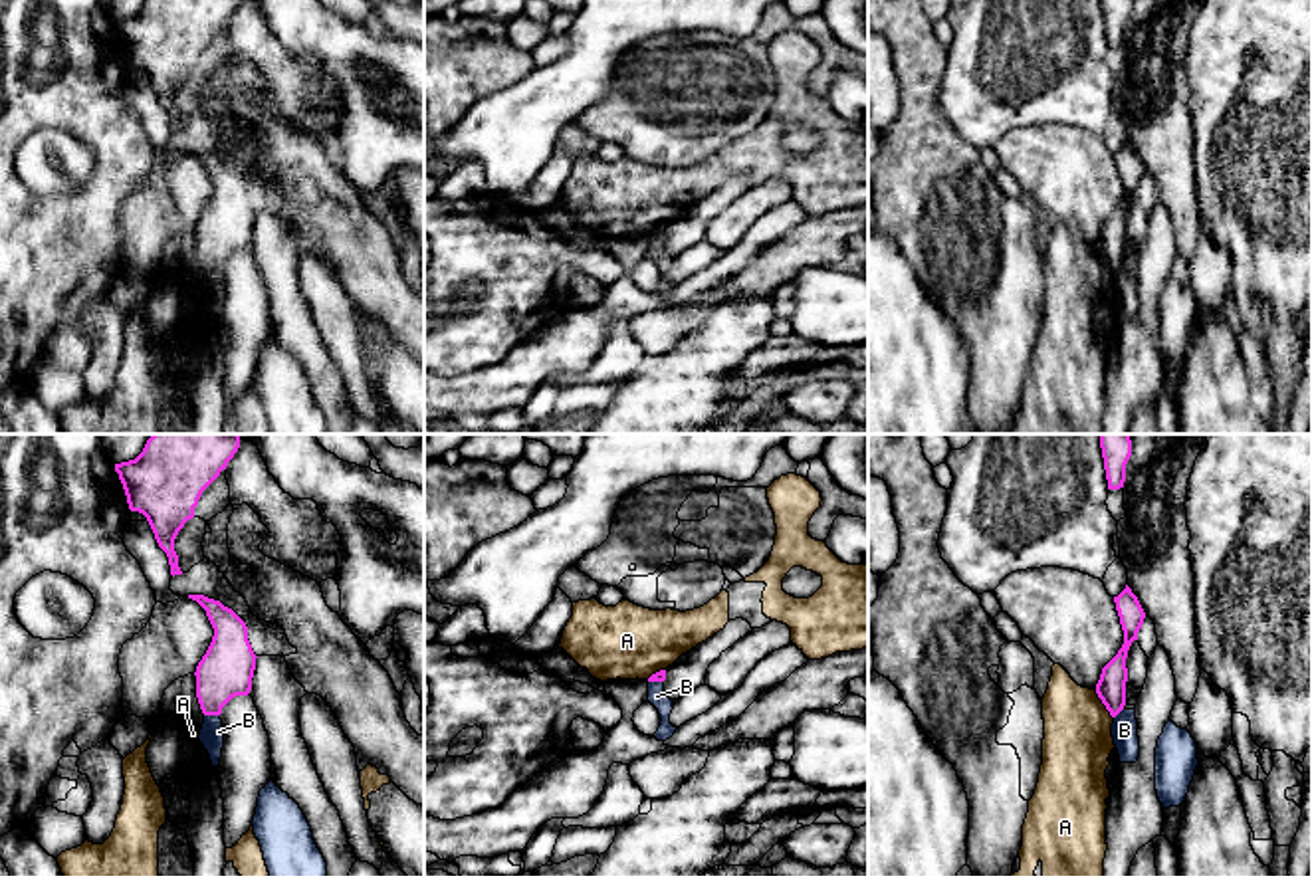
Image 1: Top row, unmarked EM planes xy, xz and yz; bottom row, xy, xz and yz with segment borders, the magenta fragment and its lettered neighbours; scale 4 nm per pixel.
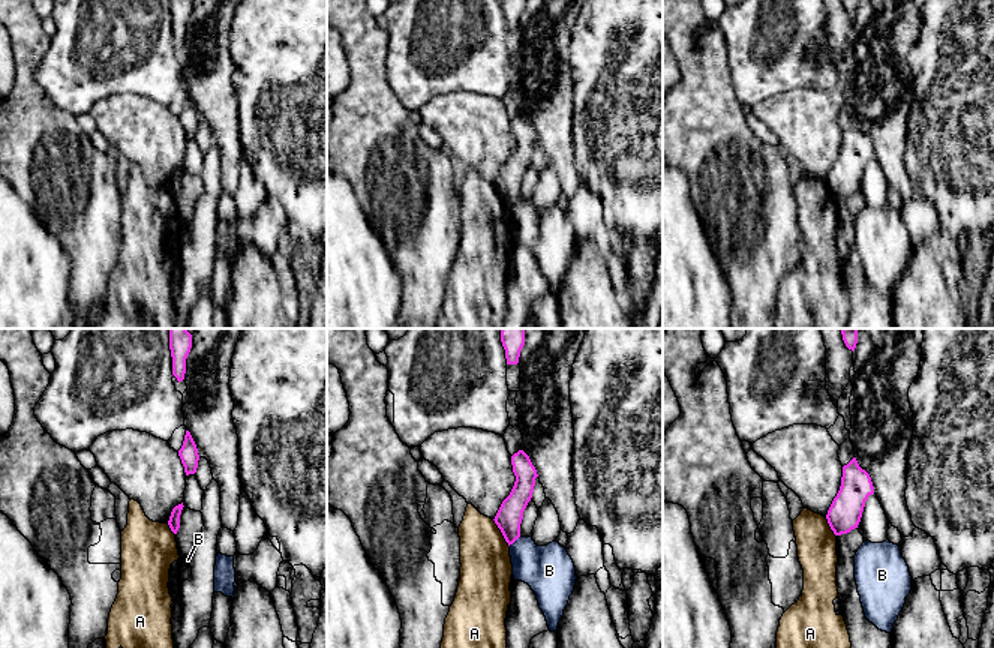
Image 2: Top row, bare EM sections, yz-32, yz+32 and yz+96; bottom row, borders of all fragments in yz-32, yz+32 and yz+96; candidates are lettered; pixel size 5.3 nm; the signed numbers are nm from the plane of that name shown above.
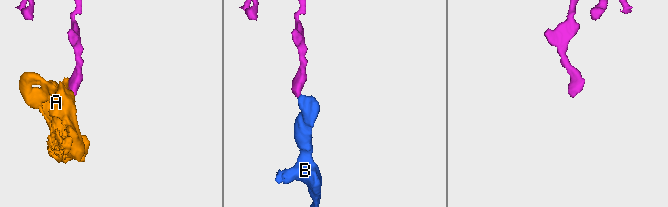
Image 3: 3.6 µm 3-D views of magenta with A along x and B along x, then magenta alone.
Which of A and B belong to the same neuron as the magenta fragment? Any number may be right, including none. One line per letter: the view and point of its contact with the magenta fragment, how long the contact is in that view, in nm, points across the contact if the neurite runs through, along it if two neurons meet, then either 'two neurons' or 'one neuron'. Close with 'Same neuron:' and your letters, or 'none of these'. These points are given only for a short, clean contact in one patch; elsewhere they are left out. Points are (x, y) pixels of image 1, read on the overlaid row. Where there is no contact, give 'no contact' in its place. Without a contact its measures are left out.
A: contact yz (1102, 702); length 140 nm; border yz (1094, 690), (1112, 718); two neurons
B: contact xy (213, 714); length 60 nm; border xy (205, 714), (218, 716); two neurons
Same neuron: none of these

